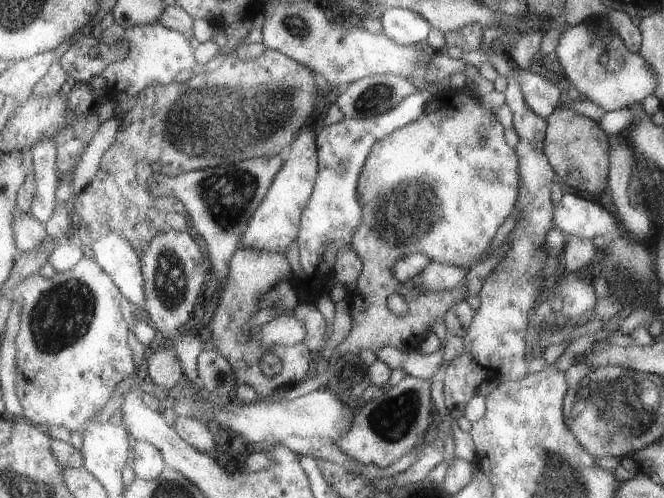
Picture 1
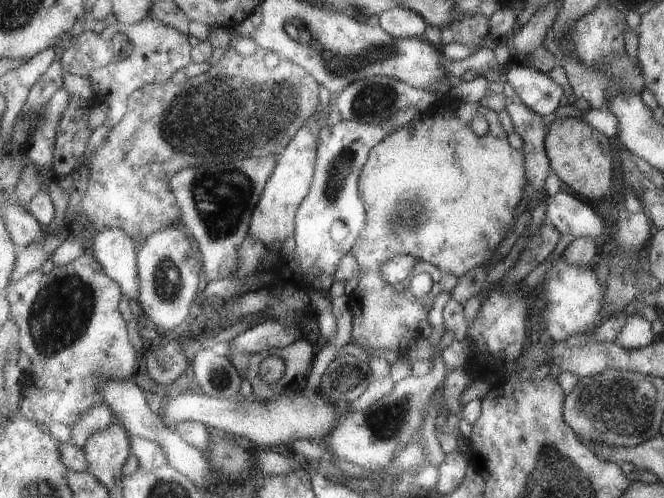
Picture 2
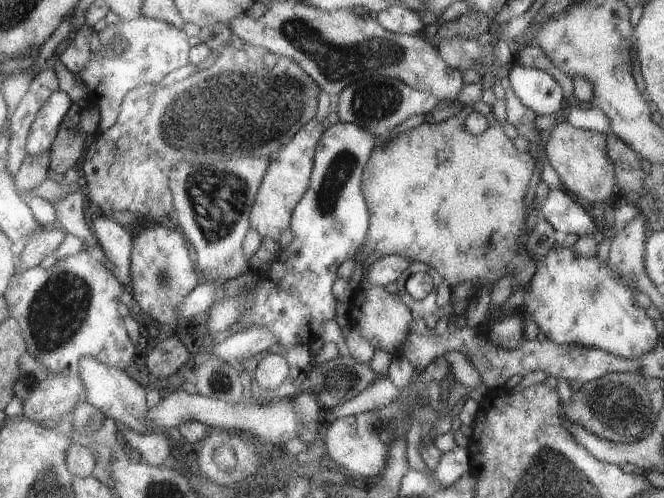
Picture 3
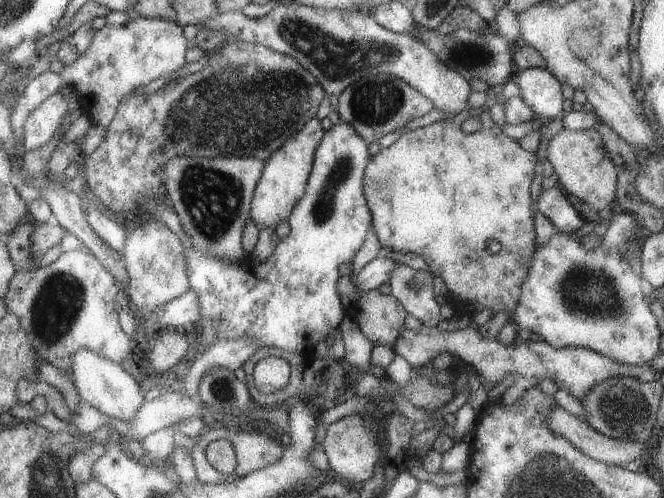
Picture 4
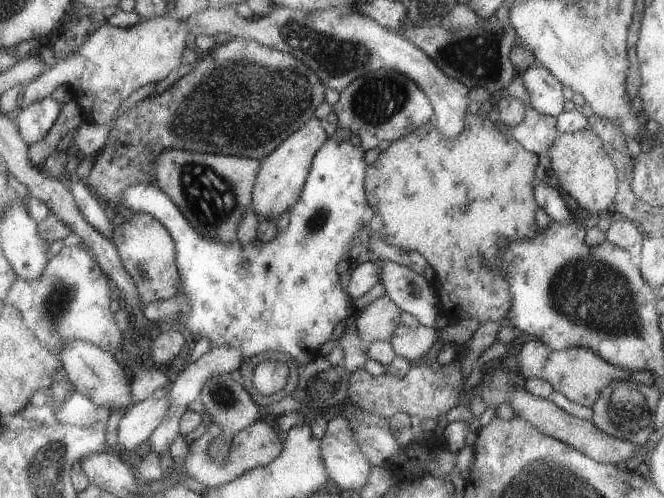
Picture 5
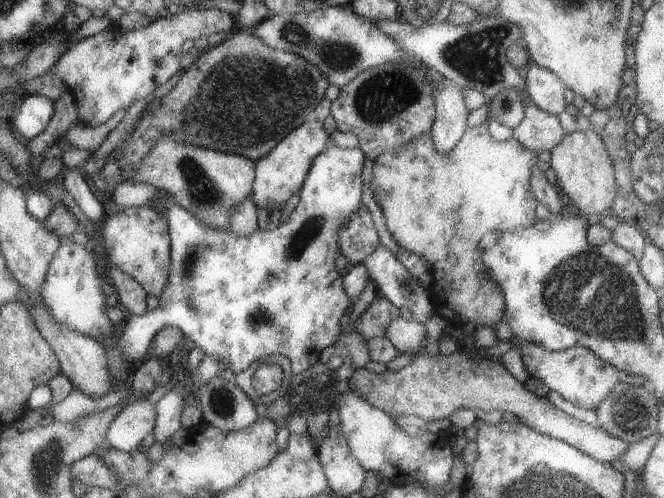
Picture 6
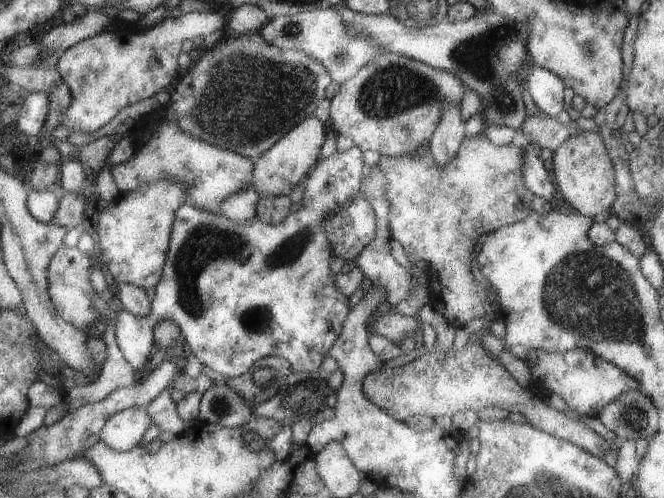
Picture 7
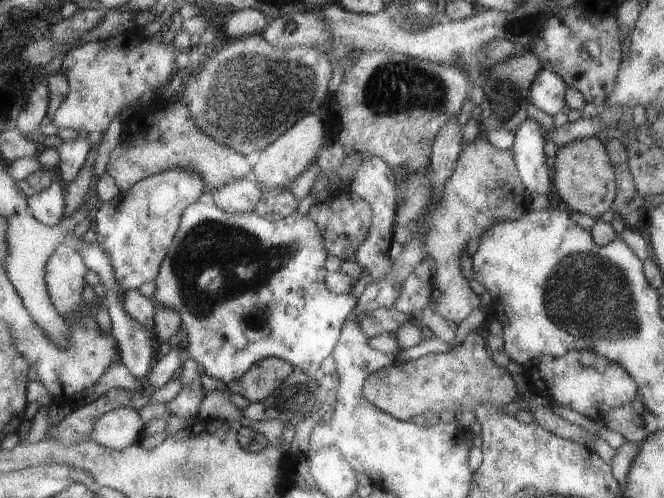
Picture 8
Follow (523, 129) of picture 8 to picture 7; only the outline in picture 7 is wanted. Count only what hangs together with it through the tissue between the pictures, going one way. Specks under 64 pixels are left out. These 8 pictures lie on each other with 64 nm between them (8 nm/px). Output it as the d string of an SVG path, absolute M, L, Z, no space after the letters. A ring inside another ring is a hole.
M528 143L523 147L524 164L523 164L523 179L526 183L526 188L540 200L551 202L554 192L557 188L554 185L554 180L549 172L544 167L543 160L540 158L542 148L535 144Z

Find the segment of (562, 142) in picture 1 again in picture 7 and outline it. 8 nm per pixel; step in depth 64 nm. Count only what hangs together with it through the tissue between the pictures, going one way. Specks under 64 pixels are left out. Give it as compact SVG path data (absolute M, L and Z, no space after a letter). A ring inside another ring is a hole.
M580 131L553 149L553 180L563 199L578 213L594 218L610 210L615 193L615 172L602 137L594 131Z

